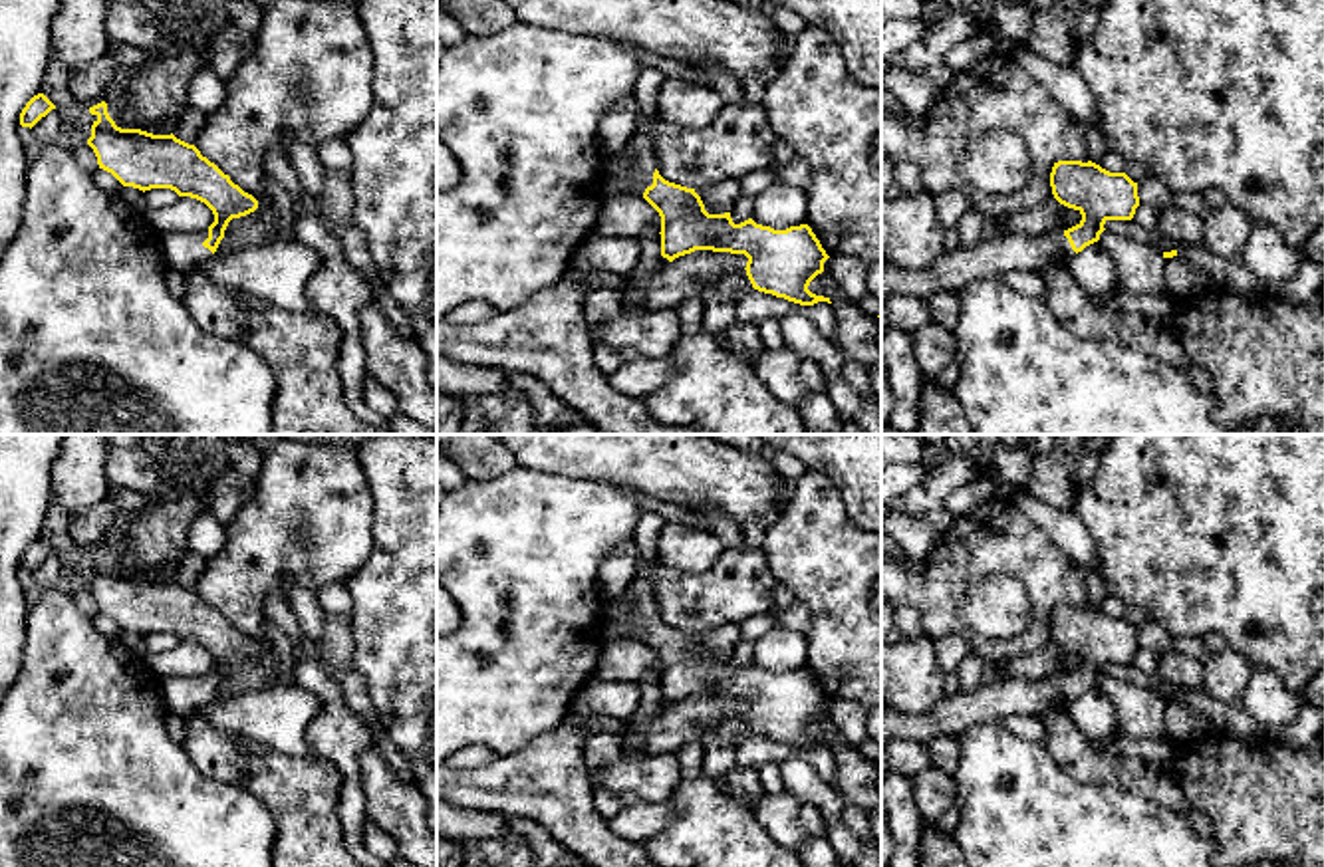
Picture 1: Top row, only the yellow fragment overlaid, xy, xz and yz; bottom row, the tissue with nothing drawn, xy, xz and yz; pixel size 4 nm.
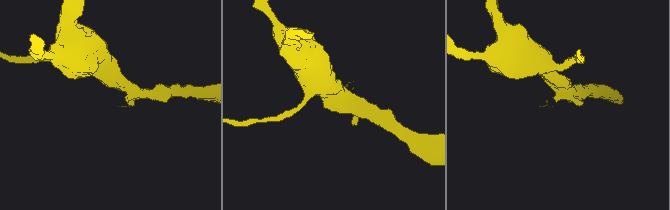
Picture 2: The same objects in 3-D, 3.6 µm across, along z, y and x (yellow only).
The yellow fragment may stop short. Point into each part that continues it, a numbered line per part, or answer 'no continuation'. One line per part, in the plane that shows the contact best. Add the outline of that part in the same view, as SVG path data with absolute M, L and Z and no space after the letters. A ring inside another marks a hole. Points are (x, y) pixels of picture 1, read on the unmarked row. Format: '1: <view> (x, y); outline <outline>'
1: xz (636, 619); outline M659 559L635 569L627 587L629 603L621 609L621 615L605 625L605 637L627 637L643 641L645 633L653 629L653 617L657 613L653 595L653 573Z

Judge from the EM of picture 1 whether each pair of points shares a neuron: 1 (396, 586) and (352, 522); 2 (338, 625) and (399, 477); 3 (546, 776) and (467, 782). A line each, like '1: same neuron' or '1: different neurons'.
1: different neurons
2: different neurons
3: same neuron

